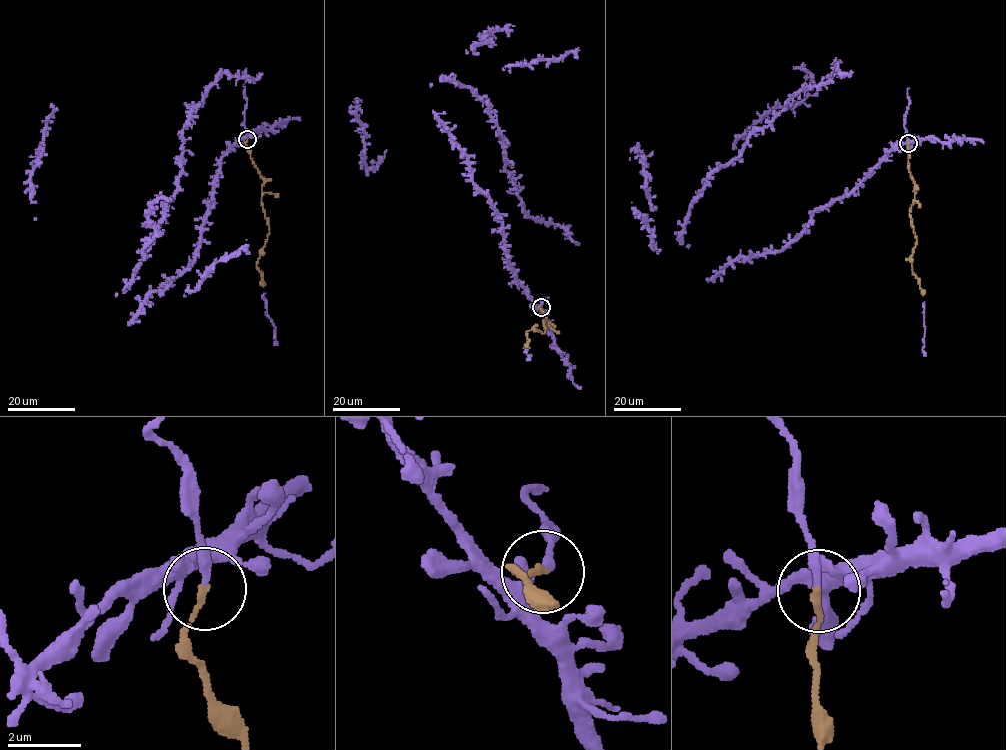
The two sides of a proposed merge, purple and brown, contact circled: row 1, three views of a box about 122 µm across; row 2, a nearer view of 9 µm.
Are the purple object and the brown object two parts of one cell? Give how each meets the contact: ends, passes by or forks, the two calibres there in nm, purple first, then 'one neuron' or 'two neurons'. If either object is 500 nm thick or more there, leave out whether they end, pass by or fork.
purple passes by | brown ends | 160/150 nm | one neuron

